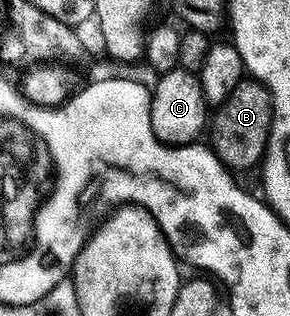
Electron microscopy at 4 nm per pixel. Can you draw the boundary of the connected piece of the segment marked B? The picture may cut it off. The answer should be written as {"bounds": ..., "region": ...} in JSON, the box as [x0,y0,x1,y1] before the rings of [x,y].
{"bounds":[210,78,272,170],"region":[[[245,78],[230,90],[230,94],[211,113],[210,132],[212,141],[210,147],[216,157],[229,170],[236,168],[252,168],[264,159],[264,152],[268,148],[270,126],[272,125],[272,96],[265,84],[258,80]]]}

